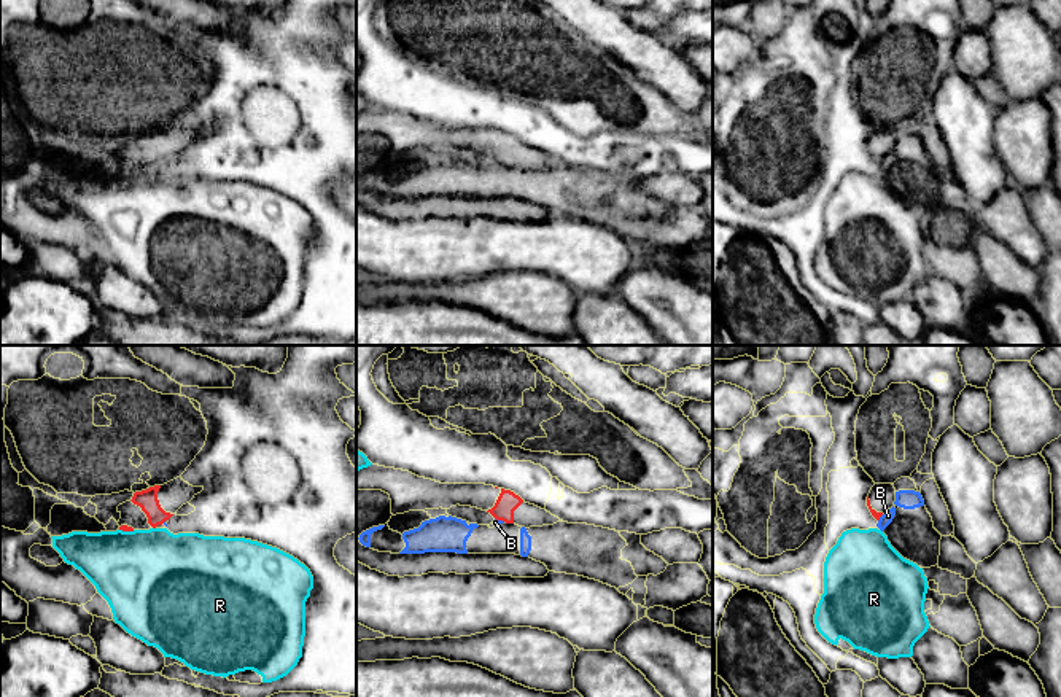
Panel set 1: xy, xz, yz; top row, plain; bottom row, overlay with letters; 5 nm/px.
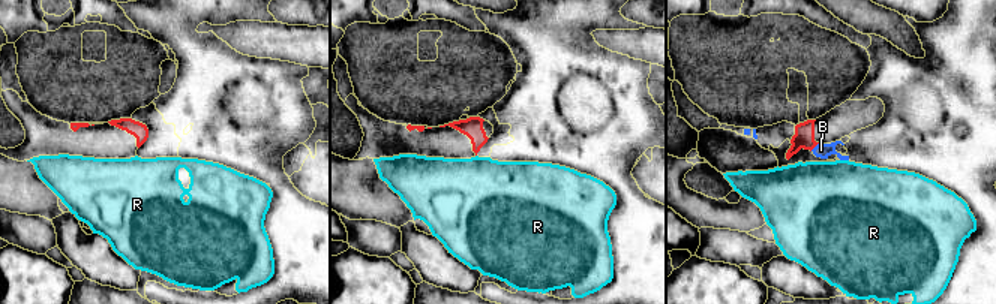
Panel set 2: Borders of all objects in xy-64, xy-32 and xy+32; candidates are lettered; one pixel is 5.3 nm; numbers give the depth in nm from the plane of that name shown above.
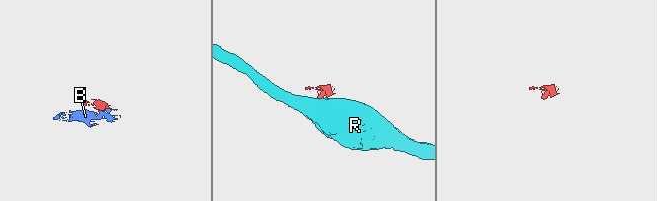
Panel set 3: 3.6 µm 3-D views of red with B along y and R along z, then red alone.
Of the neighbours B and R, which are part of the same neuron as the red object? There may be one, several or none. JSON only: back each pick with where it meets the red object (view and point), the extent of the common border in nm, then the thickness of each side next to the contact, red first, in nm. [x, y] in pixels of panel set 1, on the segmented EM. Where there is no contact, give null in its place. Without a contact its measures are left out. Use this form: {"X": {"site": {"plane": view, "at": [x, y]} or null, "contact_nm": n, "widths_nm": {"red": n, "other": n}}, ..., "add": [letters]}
{"add": []}

